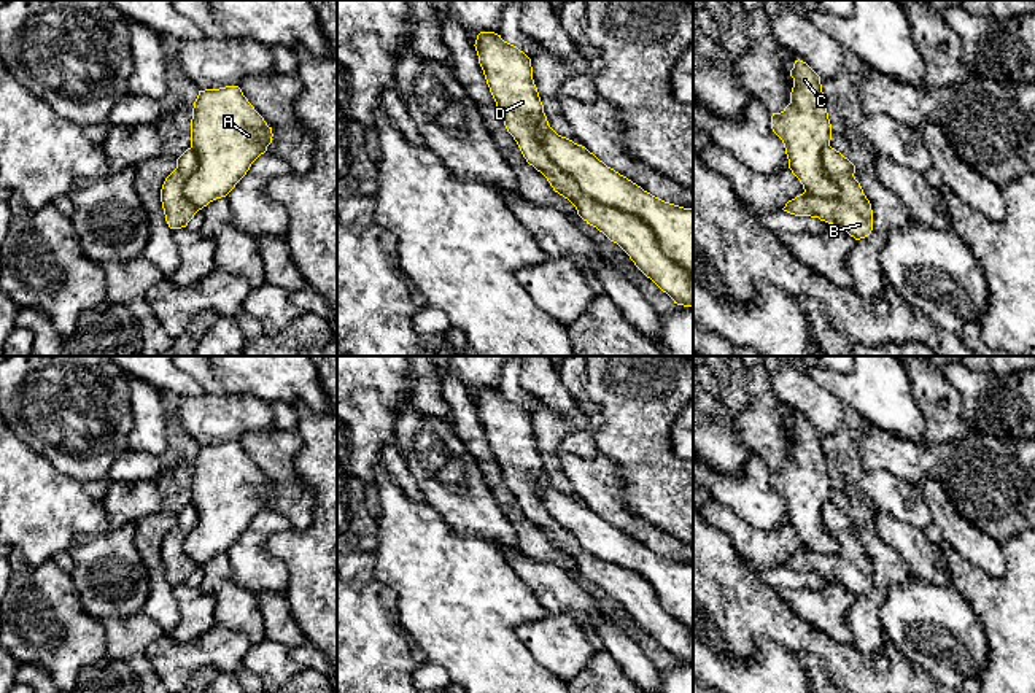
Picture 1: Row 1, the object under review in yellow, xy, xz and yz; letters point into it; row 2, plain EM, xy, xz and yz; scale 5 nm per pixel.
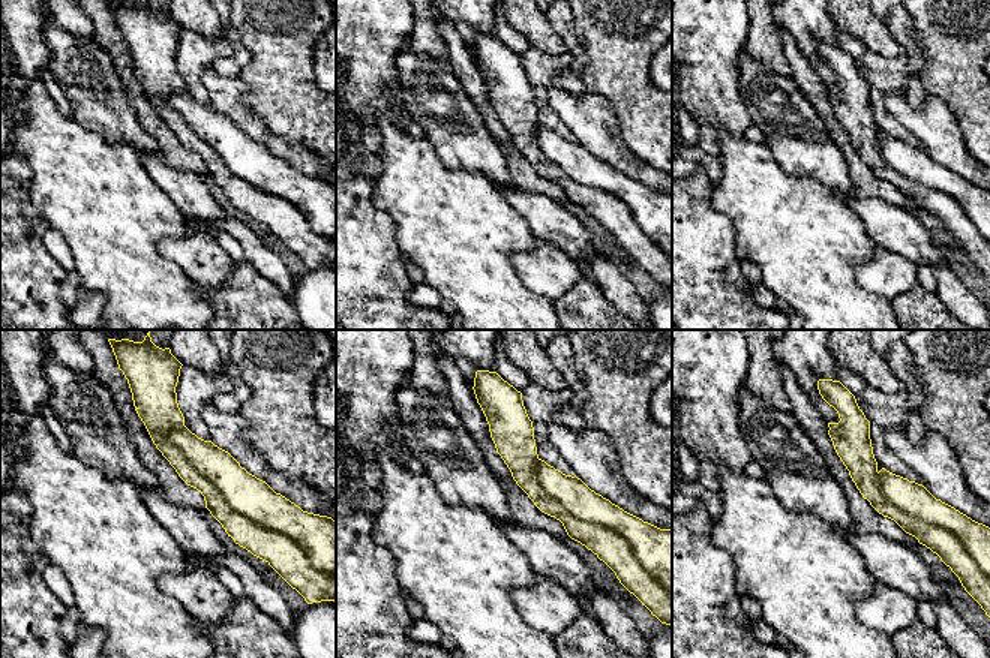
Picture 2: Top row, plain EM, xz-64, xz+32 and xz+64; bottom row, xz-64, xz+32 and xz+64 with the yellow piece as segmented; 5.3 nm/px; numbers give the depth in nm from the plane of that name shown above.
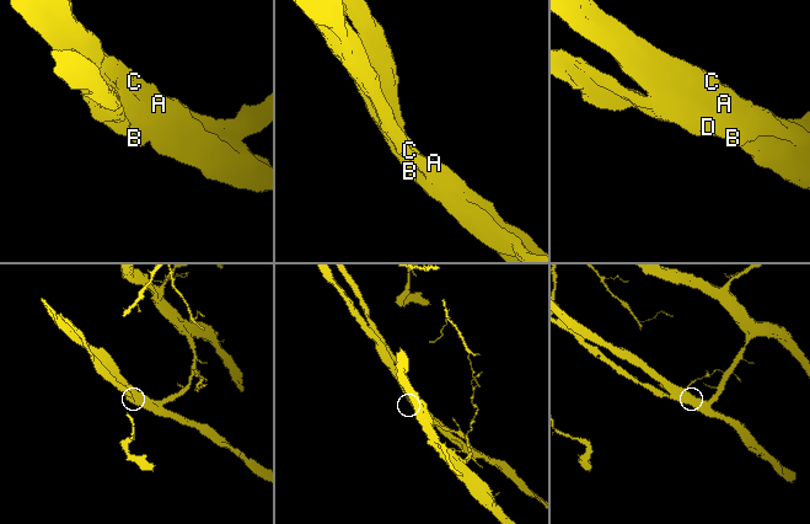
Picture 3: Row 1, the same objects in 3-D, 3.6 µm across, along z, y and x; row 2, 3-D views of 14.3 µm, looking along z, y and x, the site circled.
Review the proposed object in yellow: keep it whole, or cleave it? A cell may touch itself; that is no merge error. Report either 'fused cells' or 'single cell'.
fused cells

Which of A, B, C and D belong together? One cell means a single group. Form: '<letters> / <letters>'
A C / B D

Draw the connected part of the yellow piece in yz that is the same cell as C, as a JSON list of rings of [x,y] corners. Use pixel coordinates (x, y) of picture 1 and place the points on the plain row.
[[[803,416],[790,426],[790,459],[773,469],[771,485],[782,496],[789,525],[806,550],[822,555],[839,552],[838,539],[827,531],[824,509],[830,504],[831,480],[820,432]]]

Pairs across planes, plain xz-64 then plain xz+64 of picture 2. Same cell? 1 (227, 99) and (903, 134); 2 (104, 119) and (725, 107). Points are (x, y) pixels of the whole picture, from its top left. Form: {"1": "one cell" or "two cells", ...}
{"1": "two cells", "2": "two cells"}

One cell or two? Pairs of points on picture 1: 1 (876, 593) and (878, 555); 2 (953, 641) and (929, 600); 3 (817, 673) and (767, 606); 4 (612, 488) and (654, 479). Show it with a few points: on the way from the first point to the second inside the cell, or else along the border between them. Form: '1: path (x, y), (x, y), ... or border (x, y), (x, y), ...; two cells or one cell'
1: path (879, 584), (879, 565); one cell
2: path (943, 631), (929, 617), (929, 609); one cell
3: border (802, 655), (814, 655), (830, 676); two cells
4: border (604, 455), (620, 471), (625, 501), (644, 518); two cells

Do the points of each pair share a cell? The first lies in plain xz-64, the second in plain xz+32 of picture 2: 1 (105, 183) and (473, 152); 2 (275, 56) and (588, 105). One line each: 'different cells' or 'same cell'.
1: different cells
2: different cells

